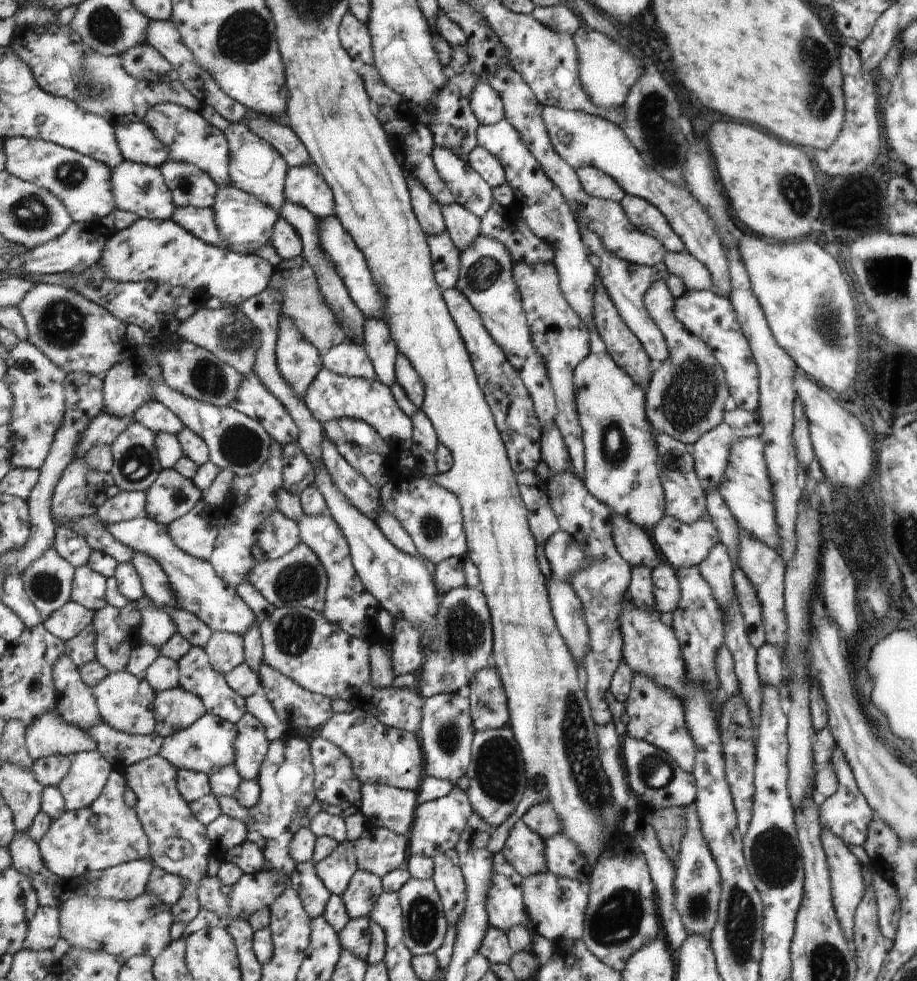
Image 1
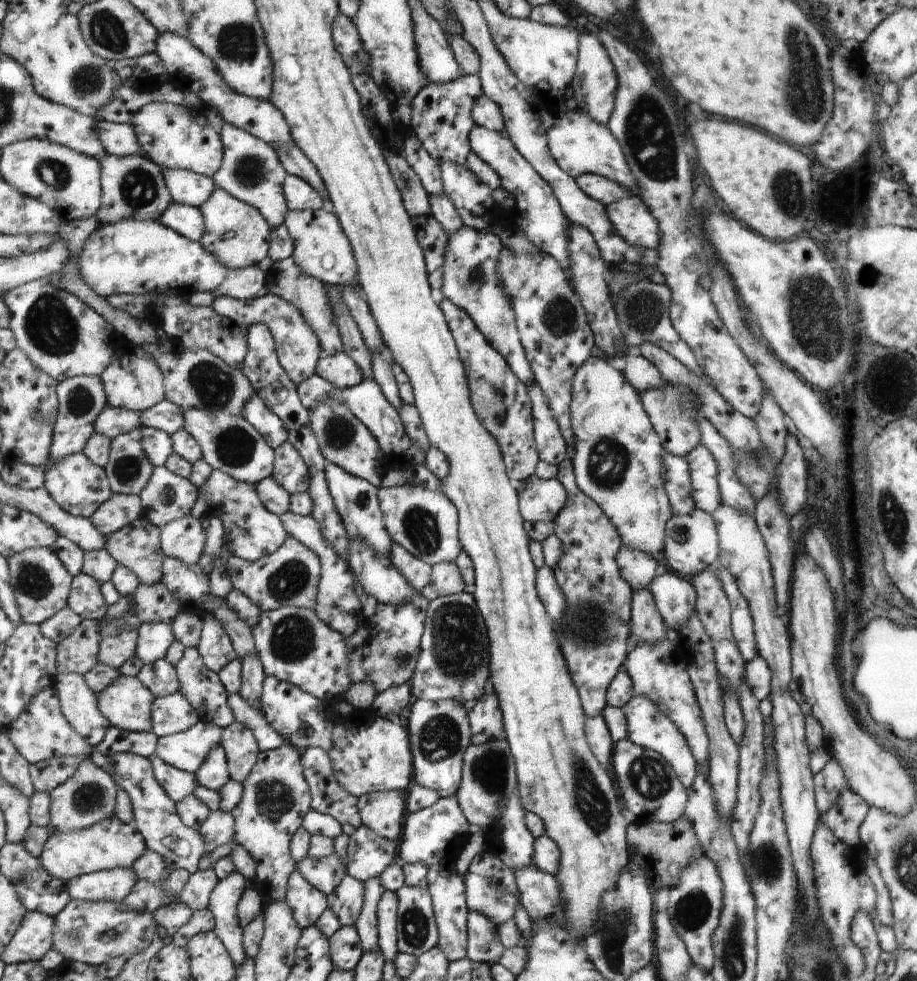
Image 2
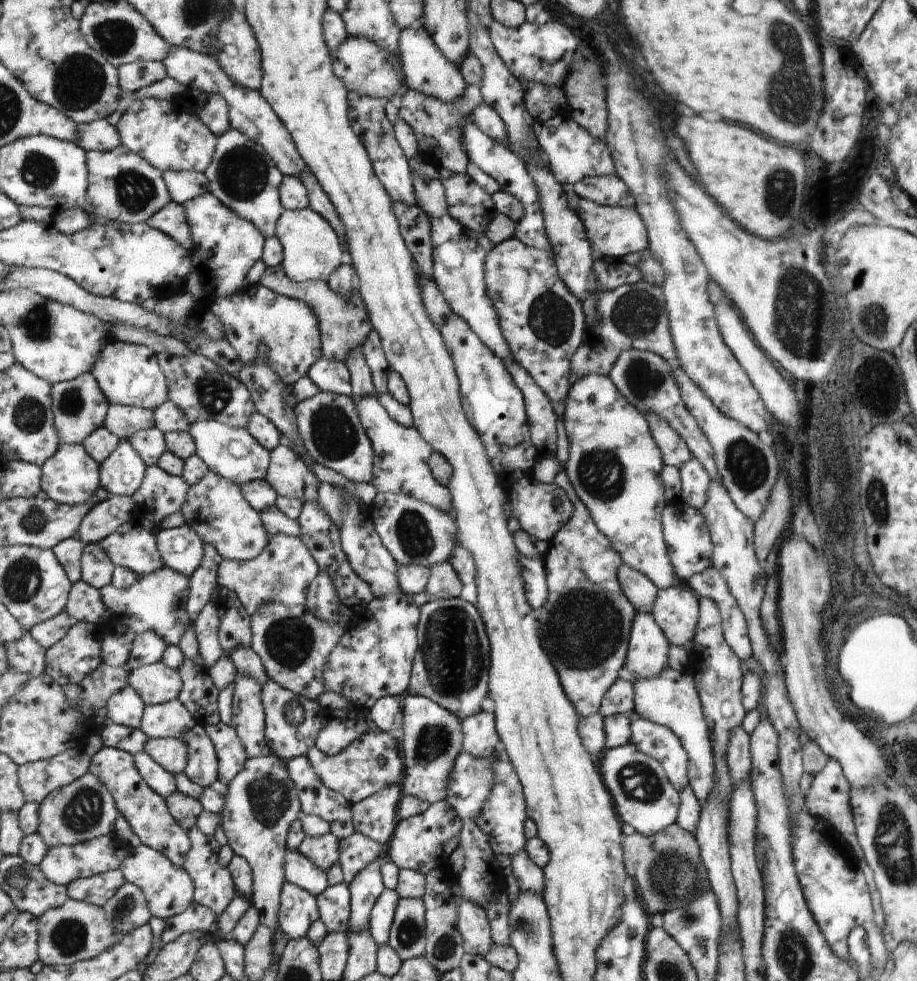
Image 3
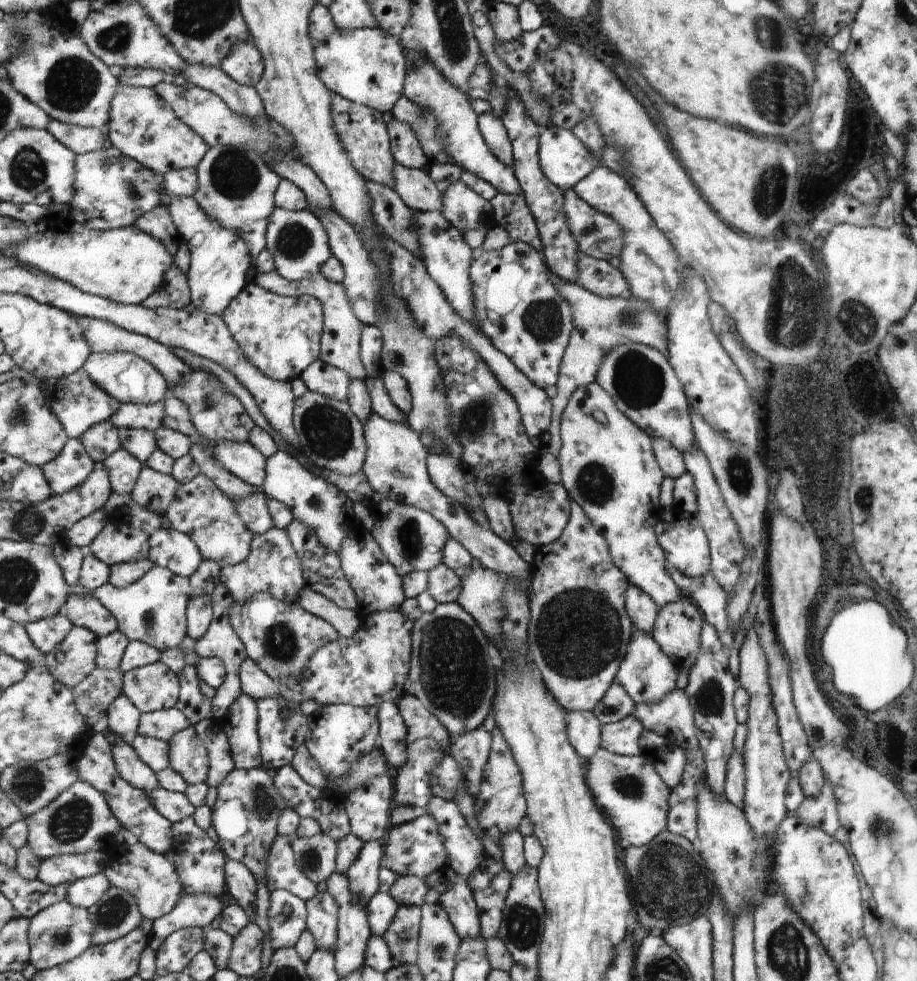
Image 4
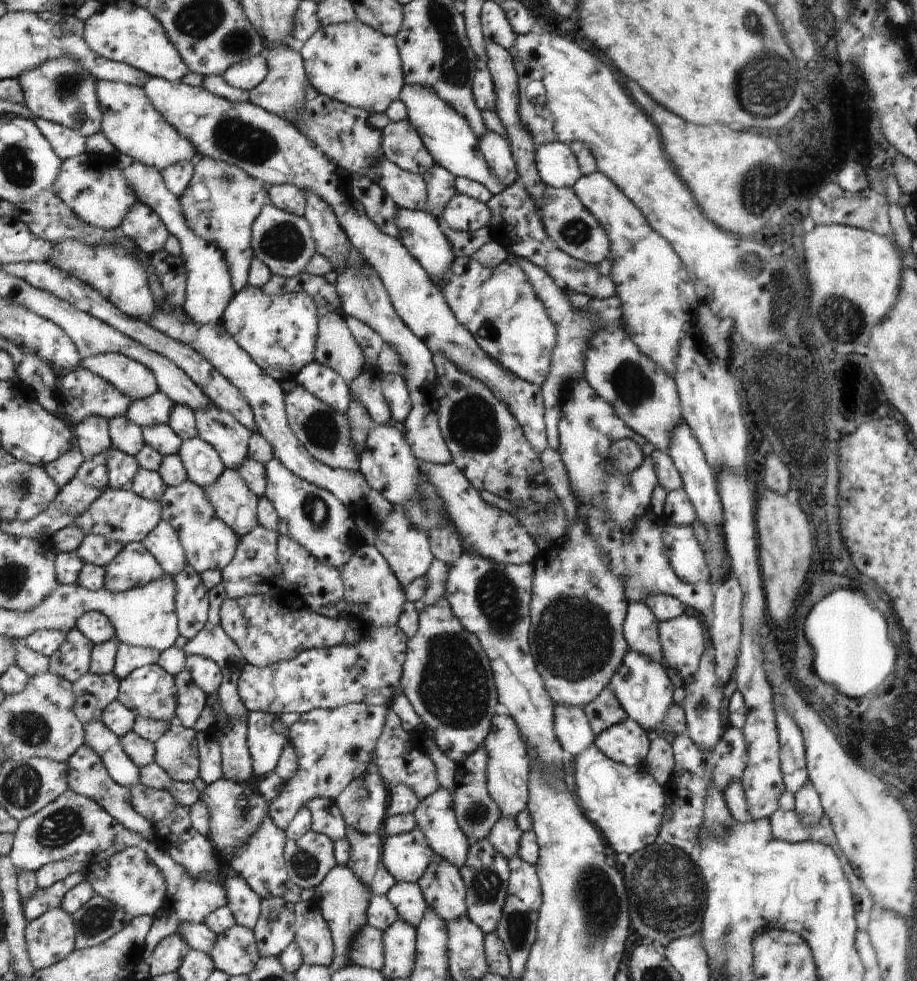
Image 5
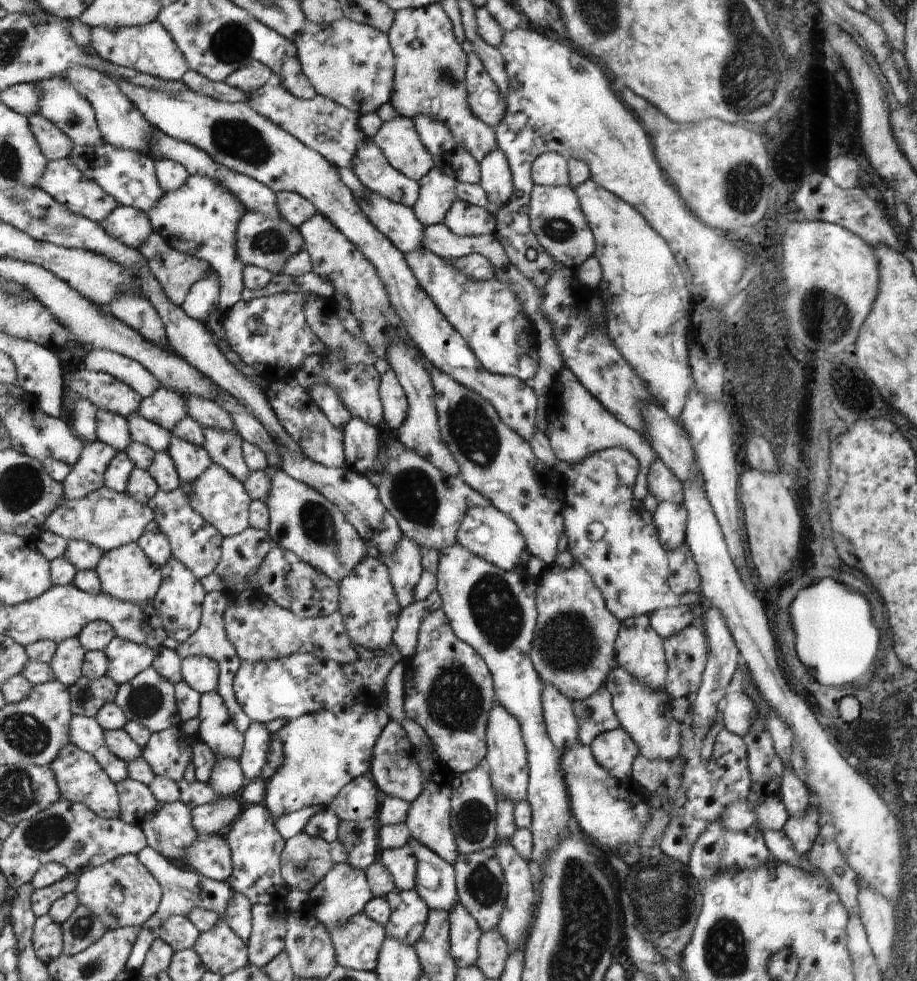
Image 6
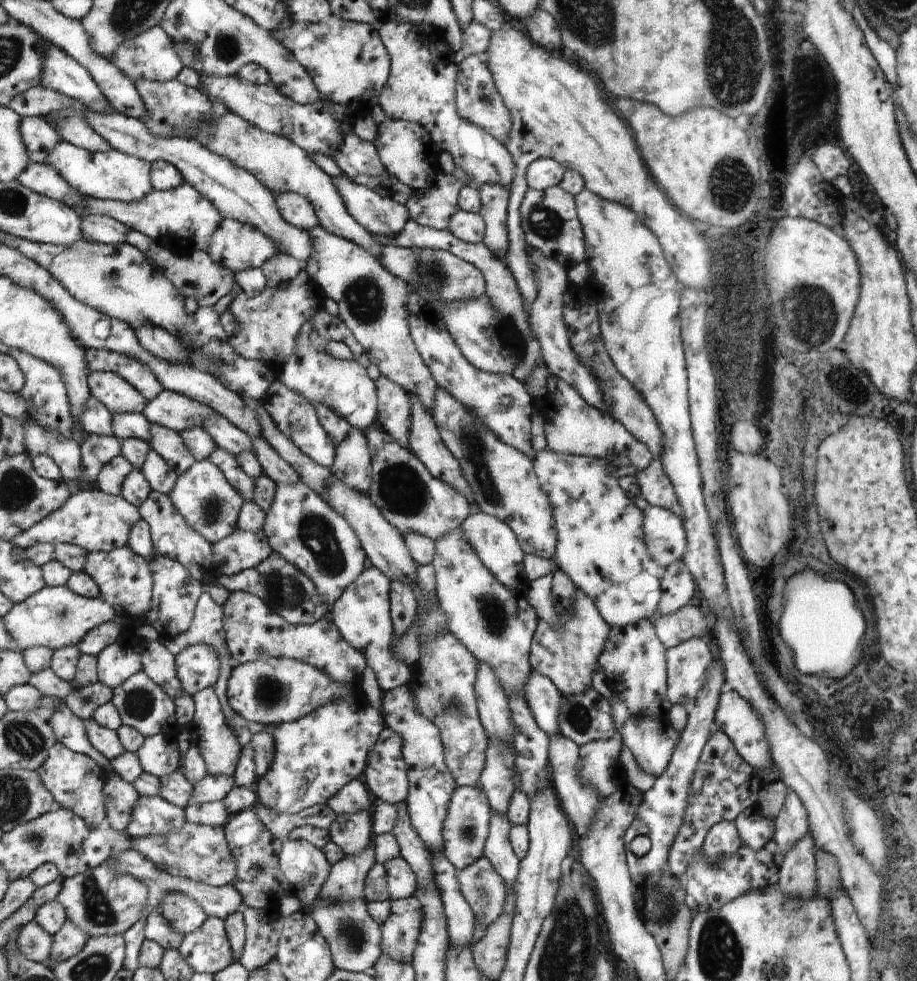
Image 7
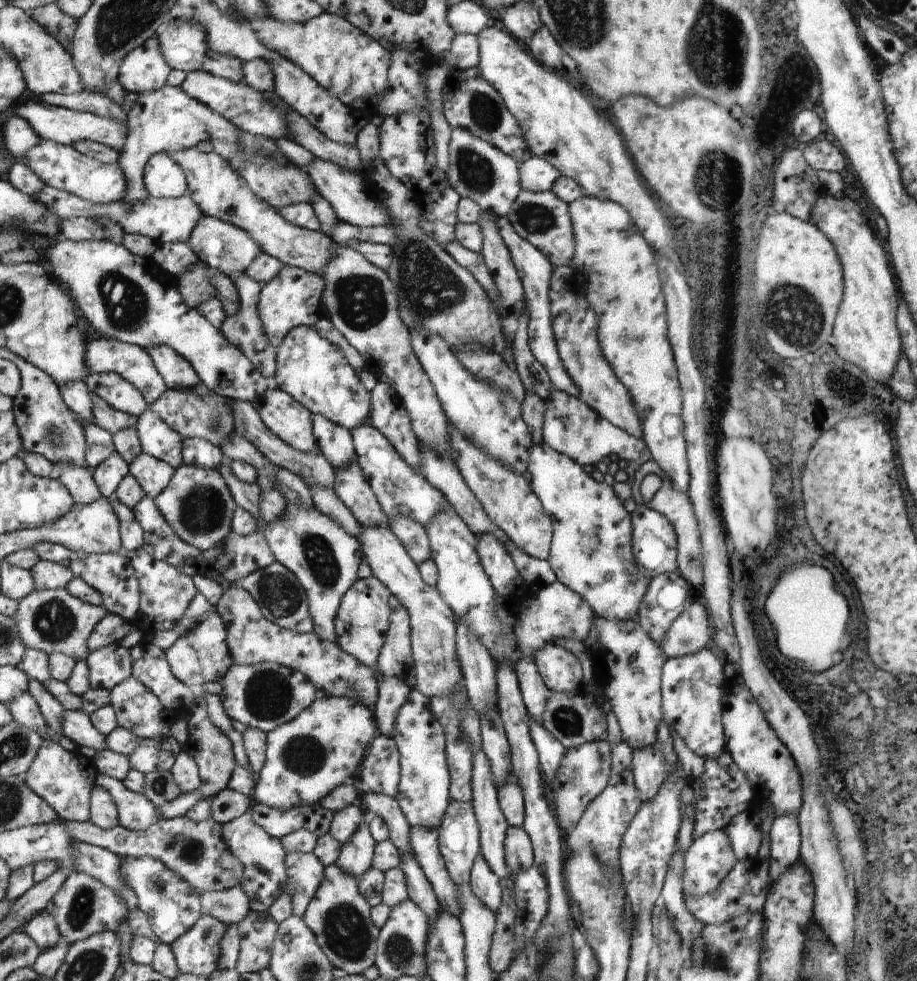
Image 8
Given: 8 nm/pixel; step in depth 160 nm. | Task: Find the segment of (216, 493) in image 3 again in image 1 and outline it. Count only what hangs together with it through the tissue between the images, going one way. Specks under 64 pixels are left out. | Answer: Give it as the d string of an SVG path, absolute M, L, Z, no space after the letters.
M278 510L266 518L256 544L256 555L261 560L281 559L301 543L301 528Z

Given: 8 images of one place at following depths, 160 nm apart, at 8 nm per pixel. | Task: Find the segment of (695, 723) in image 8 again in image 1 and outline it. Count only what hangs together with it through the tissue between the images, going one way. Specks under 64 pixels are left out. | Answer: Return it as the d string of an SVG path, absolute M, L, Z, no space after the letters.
M664 561L657 562L652 571L652 581L655 608L660 613L674 613L674 610L678 609L678 600L680 600L680 586L676 571Z

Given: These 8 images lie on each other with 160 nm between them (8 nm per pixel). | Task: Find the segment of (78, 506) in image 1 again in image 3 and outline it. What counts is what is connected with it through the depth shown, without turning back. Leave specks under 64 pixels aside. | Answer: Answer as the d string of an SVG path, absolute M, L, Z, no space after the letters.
M62 444L60 451L41 467L41 490L50 500L66 506L82 506L90 502L101 487L99 464L84 449L83 444Z

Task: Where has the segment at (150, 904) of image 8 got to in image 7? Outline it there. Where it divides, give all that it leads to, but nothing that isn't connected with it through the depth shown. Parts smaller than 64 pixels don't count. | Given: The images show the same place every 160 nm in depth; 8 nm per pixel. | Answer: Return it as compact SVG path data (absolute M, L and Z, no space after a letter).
M170 893L164 896L159 910L156 911L180 935L190 935L192 932L200 930L208 919L204 910L192 897L181 893Z

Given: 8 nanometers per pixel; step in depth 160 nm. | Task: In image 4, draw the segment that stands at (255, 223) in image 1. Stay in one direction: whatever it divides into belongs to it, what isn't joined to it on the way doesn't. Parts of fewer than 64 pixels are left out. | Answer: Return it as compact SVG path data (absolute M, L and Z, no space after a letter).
M162 189L163 206L168 206L170 216L178 232L185 237L190 249L190 268L187 278L191 293L191 304L206 314L222 315L246 287L248 271L253 266L250 248L242 236L234 230L224 228L218 220L212 220L206 210L193 197L168 197Z

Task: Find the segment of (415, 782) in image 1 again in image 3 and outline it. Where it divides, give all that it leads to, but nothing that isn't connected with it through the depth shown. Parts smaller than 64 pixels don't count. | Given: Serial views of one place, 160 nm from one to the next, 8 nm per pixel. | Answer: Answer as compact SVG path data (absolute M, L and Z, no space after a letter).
M377 730L358 739L354 744L335 756L328 756L318 748L310 748L306 758L312 762L316 776L330 790L339 792L347 801L360 803L382 787L400 782L402 776L402 760L396 750L396 740L392 734Z

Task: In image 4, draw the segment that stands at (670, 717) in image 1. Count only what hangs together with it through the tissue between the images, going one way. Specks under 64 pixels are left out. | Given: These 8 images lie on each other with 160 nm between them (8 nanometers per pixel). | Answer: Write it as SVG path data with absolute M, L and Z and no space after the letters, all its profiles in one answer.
M642 730L642 736L638 738L638 748L641 755L654 764L666 786L674 789L680 785L686 768L686 751L680 746L670 744L666 736L650 730Z

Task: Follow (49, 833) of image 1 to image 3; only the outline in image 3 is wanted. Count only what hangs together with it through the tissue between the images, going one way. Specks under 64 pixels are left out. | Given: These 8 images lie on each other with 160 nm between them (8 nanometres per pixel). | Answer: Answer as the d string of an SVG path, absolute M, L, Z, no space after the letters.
M114 832L114 834L106 834L93 840L86 840L75 846L50 846L46 856L40 862L39 868L42 874L53 884L67 886L69 883L73 883L74 880L83 877L120 869L124 858L128 856L127 845L128 843Z

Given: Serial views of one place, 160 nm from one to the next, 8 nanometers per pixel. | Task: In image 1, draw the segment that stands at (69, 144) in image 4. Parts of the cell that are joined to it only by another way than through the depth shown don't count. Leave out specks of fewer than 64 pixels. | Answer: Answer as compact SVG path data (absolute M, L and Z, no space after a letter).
M146 122L116 126L116 134L125 160L160 167L170 158L169 148L158 141Z

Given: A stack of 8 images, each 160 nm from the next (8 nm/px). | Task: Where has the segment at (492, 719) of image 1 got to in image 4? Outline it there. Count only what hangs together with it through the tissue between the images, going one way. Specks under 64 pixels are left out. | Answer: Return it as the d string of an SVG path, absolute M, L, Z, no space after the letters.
M479 727L472 732L462 732L454 739L450 748L454 760L460 761L466 778L466 790L471 796L478 795L484 768L490 758L492 734L490 728Z

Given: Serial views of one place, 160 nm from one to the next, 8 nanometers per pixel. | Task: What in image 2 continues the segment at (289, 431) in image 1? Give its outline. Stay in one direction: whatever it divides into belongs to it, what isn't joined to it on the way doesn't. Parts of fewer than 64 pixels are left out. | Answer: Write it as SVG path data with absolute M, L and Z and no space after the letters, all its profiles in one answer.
M256 392L250 396L240 415L264 436L270 448L276 450L288 440L288 428Z

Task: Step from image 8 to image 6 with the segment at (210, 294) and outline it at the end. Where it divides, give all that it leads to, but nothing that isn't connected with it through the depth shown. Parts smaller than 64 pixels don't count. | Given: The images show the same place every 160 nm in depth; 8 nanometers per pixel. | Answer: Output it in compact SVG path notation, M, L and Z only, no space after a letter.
M153 233L137 248L146 259L150 274L161 284L165 295L175 304L181 306L190 287L199 280L205 279L212 272L211 266L204 259L183 253L169 244L159 234Z

